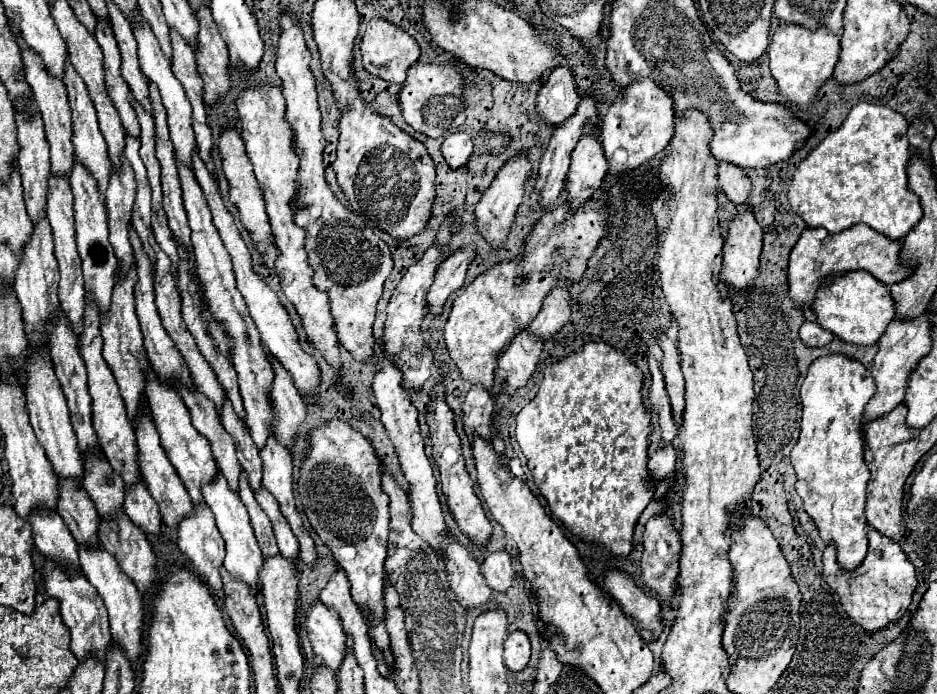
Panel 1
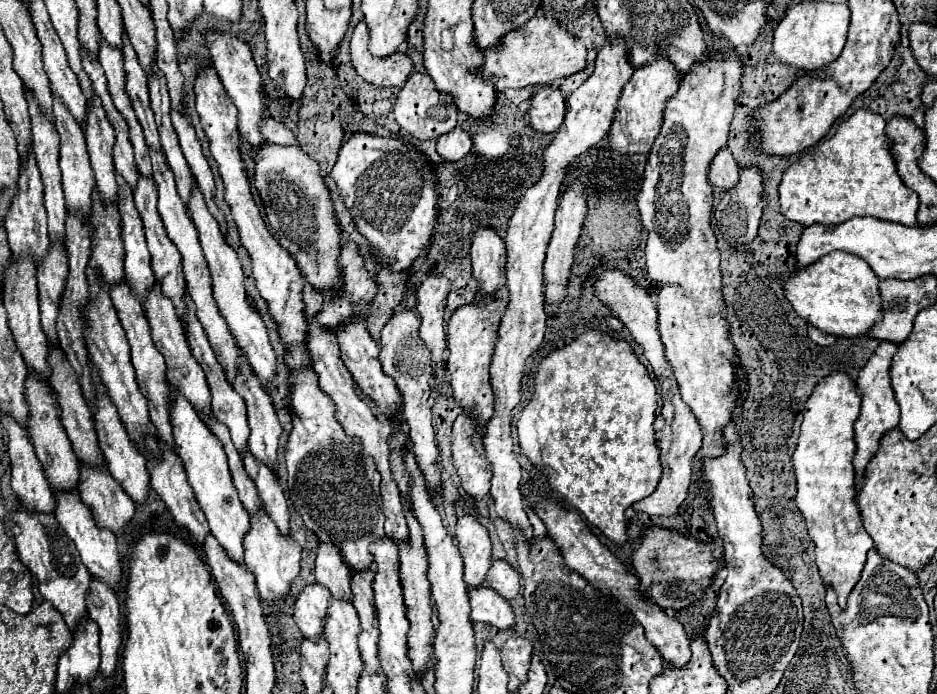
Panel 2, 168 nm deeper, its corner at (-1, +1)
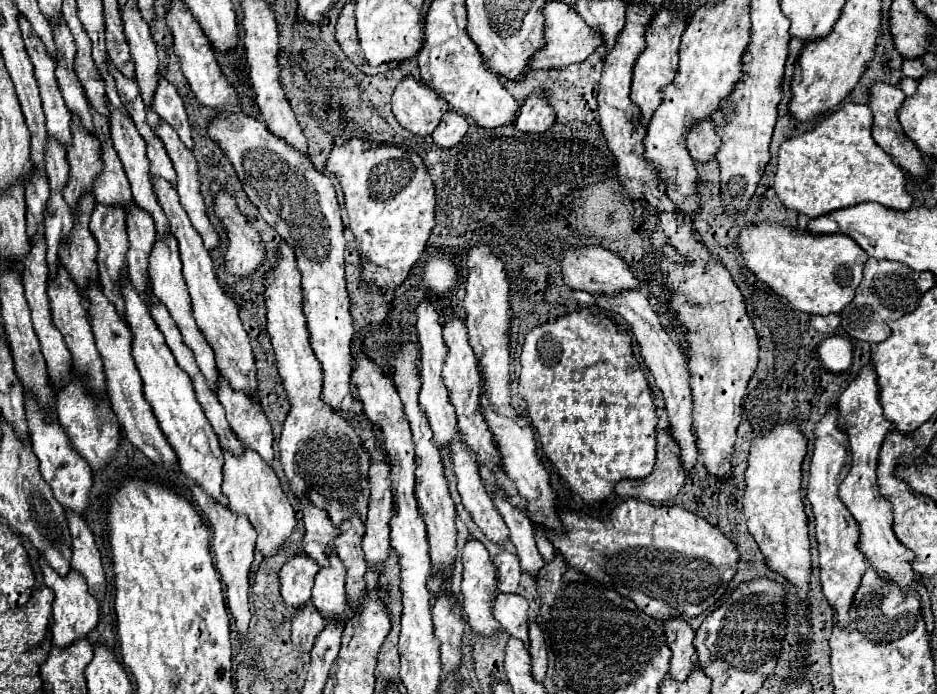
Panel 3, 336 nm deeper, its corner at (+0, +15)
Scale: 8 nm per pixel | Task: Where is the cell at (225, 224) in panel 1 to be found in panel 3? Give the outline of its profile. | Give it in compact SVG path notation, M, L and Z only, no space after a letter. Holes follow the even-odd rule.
M159 77L159 85L153 93L153 99L151 99L151 109L155 113L159 113L159 117L163 117L173 129L177 129L181 141L193 149L193 139L191 139L191 125L187 121L187 113L185 113L185 107L183 107L183 101L177 93L177 89L167 83L163 77Z

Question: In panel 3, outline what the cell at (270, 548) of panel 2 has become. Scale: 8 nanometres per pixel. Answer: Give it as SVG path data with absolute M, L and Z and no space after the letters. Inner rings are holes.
M221 447L221 449L223 449L223 459L225 459L223 495L229 499L231 511L243 513L249 517L251 525L257 531L257 549L261 551L263 557L271 557L285 543L285 539L293 533L293 529L297 525L295 511L293 511L287 495L283 493L275 471L271 469L271 465L267 465L263 461L263 457L257 451L243 447L243 453L235 455L225 447Z

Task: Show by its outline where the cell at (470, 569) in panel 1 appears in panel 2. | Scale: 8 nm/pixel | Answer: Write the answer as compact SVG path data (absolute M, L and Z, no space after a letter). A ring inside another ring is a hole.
M488 585L468 587L468 595L472 605L470 613L472 621L484 621L500 629L514 627L514 613L510 603L504 597L500 597L496 591L492 591Z

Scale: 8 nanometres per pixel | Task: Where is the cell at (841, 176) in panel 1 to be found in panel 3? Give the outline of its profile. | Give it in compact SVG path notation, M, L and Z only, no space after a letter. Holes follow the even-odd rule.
M845 103L821 119L815 129L787 139L779 147L773 185L781 203L793 211L805 213L809 219L865 201L897 211L911 209L913 197L905 191L905 173L891 161L891 155L873 141L871 121L873 115L867 105Z

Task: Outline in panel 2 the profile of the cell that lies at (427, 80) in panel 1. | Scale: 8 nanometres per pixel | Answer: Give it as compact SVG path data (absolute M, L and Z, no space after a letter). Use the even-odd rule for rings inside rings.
M410 73L406 85L400 89L396 97L394 109L396 109L396 123L416 139L438 139L440 135L450 133L456 127L458 107L452 95L438 91L428 73Z

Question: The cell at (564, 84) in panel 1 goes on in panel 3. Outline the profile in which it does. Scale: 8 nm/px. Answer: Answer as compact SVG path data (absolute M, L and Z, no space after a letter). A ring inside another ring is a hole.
M531 93L519 109L515 119L515 129L521 133L543 133L551 129L555 123L555 113L551 113L551 105L539 97L539 93Z

